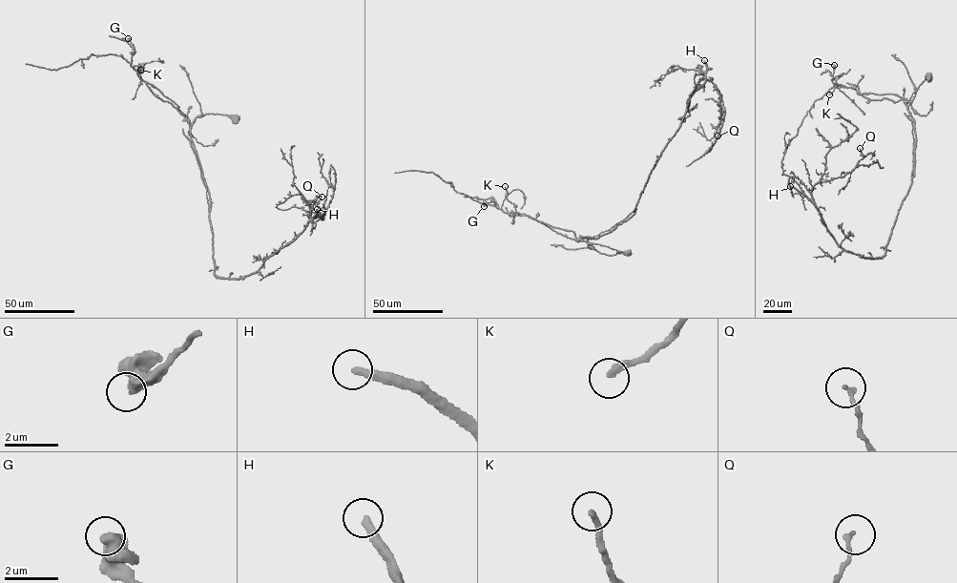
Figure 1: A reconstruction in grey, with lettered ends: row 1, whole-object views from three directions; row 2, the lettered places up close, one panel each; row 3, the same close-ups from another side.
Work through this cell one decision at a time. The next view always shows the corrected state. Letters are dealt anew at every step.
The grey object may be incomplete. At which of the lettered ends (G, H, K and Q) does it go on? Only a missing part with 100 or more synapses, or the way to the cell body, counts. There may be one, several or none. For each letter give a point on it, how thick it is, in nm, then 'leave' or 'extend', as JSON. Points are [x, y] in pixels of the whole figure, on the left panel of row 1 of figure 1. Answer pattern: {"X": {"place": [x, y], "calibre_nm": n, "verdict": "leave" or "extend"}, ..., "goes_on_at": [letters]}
{"G": {"place": [128, 38], "calibre_nm": 550, "verdict": "leave"}, "H": {"place": [317, 209], "calibre_nm": 280, "verdict": "extend"}, "K": {"place": [140, 70], "calibre_nm": 240, "verdict": "leave"}, "Q": {"place": [322, 197], "calibre_nm": 160, "verdict": "leave"}, "goes_on_at": ["H"]}

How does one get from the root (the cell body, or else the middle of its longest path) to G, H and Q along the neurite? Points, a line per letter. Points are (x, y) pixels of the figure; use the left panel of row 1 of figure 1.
G: (236, 119), (210, 114), (197, 116), (190, 123), (175, 102), (140, 78), (131, 65), (134, 49), (128, 38)
H: (236, 119), (206, 114), (190, 129), (209, 192), (215, 276), (237, 279), (256, 272), (302, 232), (317, 209)
Q: (236, 119), (206, 114), (190, 129), (209, 192), (215, 276), (256, 272), (312, 218), (323, 218), (322, 197)

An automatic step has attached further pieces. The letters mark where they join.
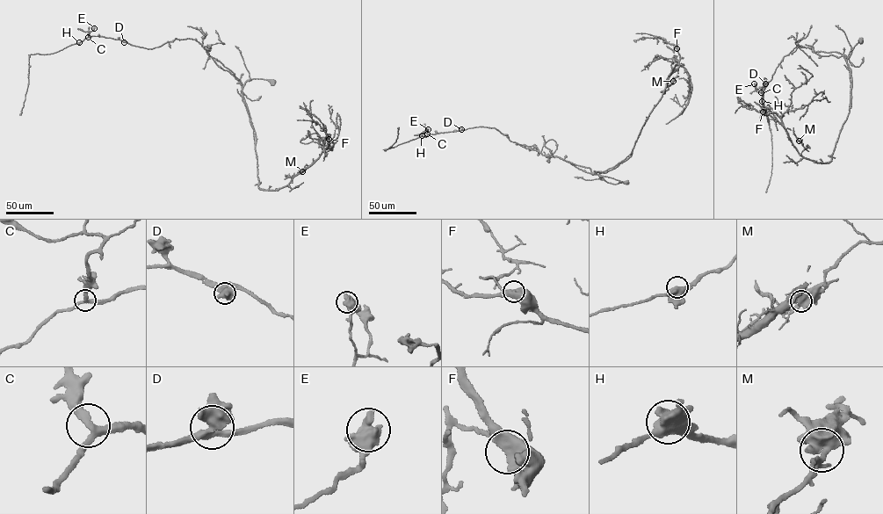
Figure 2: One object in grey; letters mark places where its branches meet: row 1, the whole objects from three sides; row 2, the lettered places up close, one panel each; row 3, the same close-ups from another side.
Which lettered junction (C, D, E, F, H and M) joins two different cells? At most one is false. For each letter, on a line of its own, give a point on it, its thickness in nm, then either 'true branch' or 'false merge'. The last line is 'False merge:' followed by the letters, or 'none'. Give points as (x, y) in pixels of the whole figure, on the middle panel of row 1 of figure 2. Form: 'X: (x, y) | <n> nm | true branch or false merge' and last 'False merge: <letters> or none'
C: (427, 133) | 280 nm | true branch
D: (461, 129) | 480 nm | true branch
E: (428, 129) | 650 nm | true branch
F: (676, 48) | 480 nm | true branch
H: (422, 135) | 500 nm | true branch
M: (673, 81) | 460 nm | true branch
False merge: none

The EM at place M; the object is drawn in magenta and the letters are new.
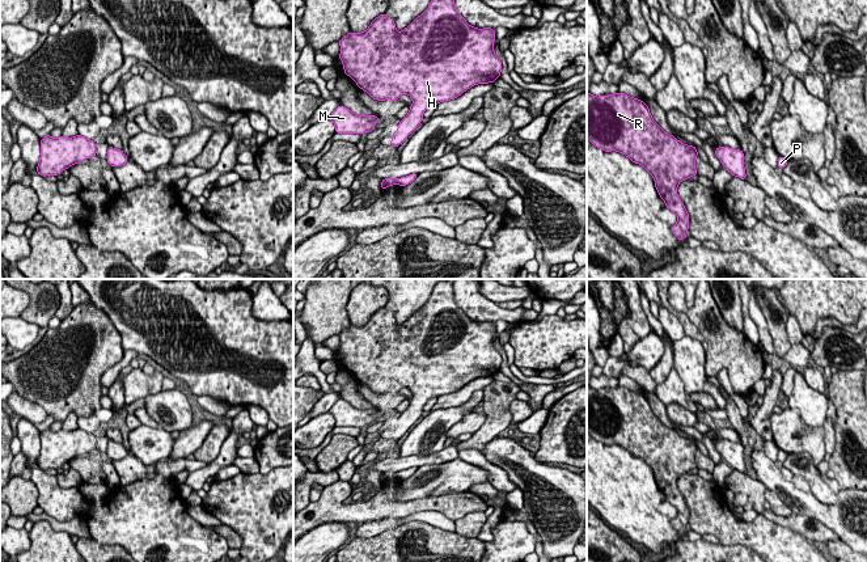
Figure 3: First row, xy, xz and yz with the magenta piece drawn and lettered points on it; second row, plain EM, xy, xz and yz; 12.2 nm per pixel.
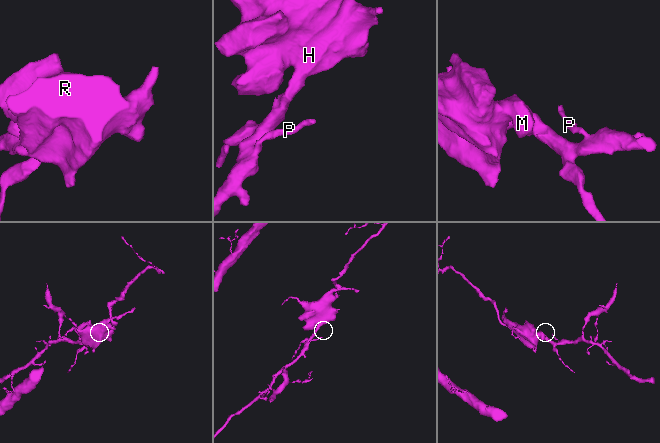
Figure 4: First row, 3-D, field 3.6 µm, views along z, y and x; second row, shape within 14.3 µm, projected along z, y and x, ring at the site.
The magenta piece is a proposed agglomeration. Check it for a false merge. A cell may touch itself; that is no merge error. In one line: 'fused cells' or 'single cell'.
single cell

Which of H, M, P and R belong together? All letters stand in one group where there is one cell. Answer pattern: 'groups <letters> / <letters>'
groups H M P R

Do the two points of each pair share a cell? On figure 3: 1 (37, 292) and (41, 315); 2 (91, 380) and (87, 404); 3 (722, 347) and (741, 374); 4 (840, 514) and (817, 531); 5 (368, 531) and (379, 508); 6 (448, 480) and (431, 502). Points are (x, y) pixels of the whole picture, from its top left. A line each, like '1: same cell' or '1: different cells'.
1: same cell
2: same cell
3: same cell
4: different cells
5: different cells
6: different cells

